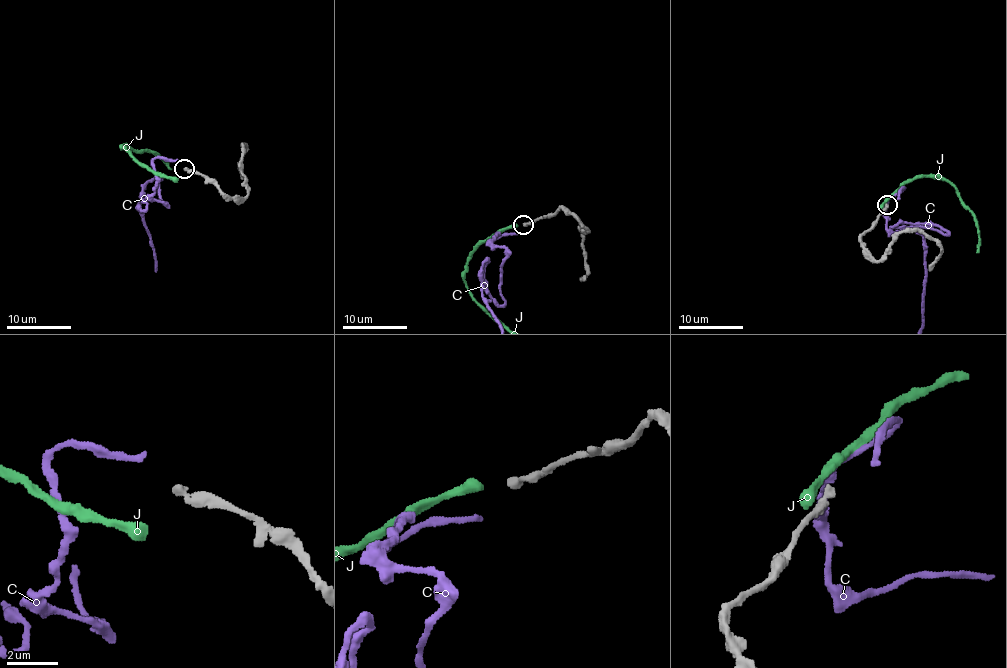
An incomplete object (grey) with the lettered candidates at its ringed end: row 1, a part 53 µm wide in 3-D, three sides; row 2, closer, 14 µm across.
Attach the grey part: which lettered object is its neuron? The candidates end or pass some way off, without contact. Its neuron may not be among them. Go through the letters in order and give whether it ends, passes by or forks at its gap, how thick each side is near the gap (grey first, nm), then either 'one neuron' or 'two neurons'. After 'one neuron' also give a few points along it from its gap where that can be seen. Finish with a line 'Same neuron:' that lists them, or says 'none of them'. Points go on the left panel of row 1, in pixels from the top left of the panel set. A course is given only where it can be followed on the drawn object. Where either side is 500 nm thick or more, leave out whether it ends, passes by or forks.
C: it ends; calibres 280 and 240 nm; two neurons
J: it ends; calibres 280 and 480 nm; two neurons
Same neuron: none of them

